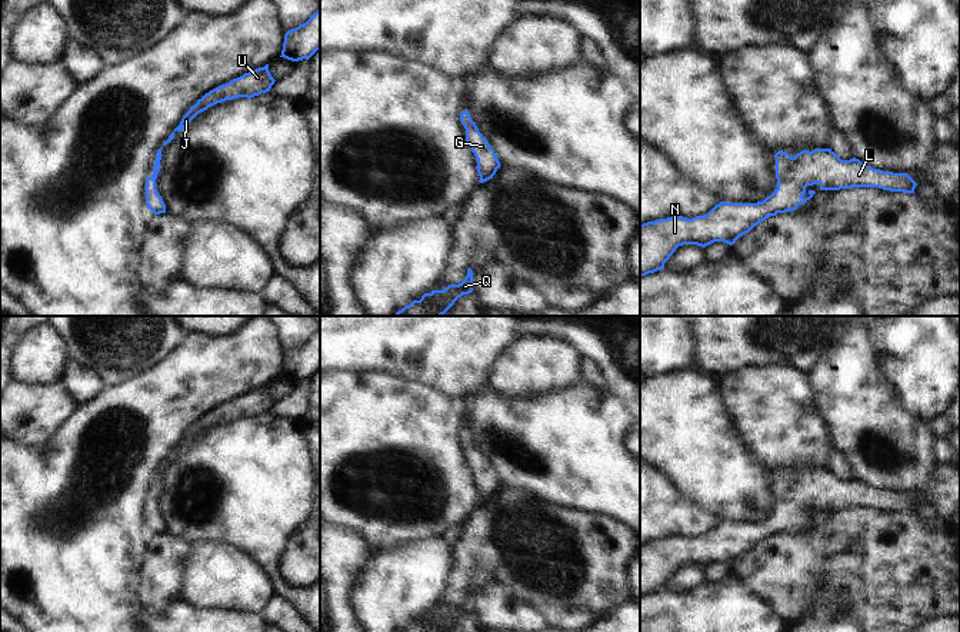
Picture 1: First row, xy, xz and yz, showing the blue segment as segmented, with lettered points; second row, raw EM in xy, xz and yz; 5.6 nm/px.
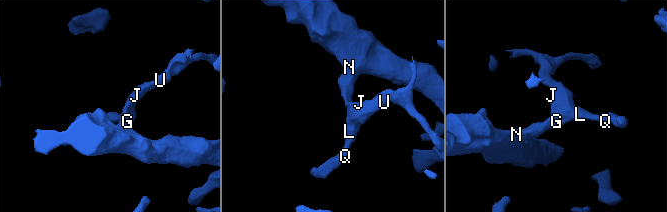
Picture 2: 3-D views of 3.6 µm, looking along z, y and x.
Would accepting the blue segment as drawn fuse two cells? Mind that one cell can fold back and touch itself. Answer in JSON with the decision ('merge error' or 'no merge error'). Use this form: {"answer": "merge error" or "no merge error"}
{"answer": "no merge error"}

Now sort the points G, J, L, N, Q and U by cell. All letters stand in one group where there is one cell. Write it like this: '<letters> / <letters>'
G J L N Q U

